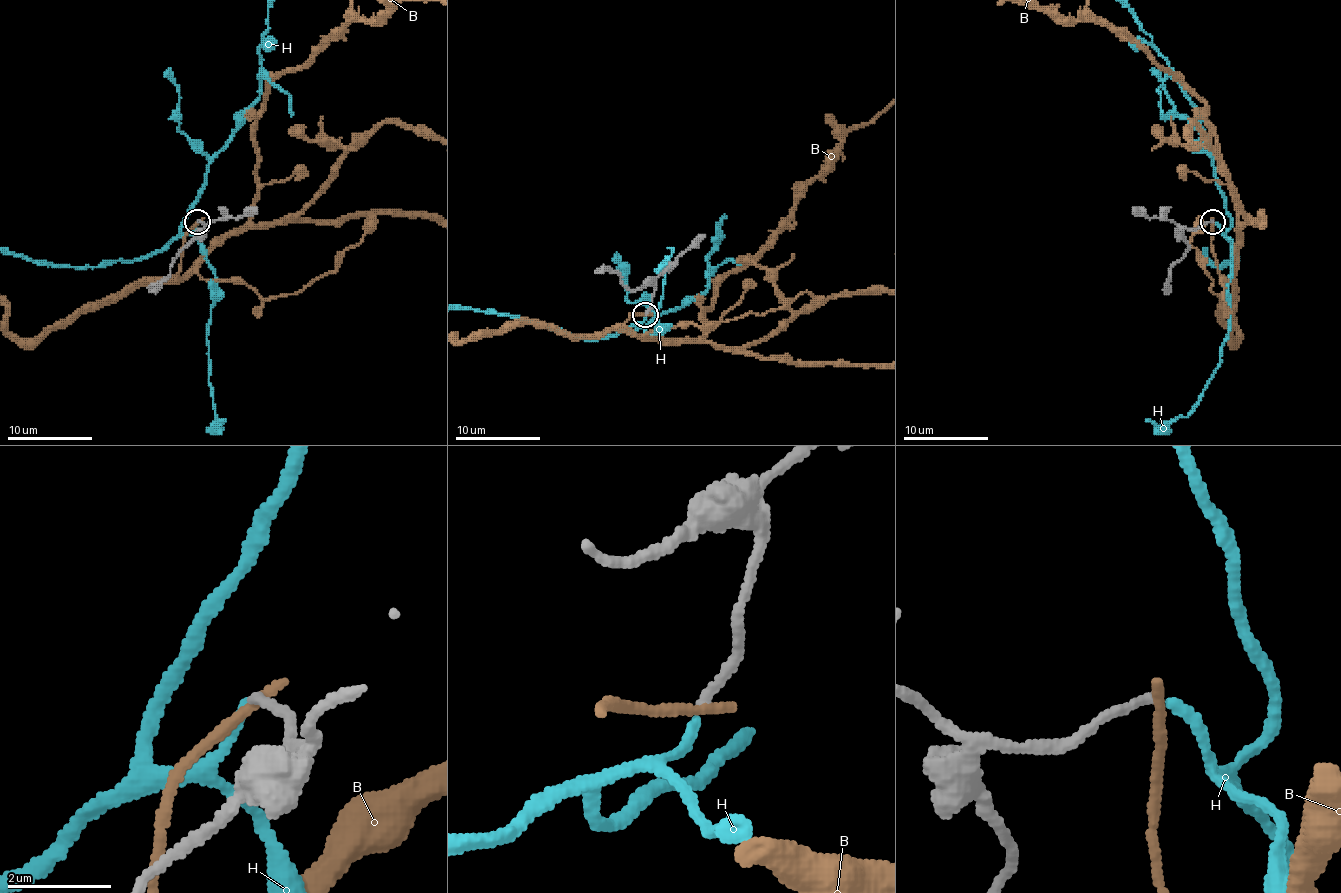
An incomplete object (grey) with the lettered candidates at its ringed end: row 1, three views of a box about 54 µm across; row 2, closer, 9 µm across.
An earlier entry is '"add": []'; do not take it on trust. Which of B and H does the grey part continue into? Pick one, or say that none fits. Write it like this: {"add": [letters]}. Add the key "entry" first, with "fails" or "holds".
{"entry": "fails", "add": ["H"]}

